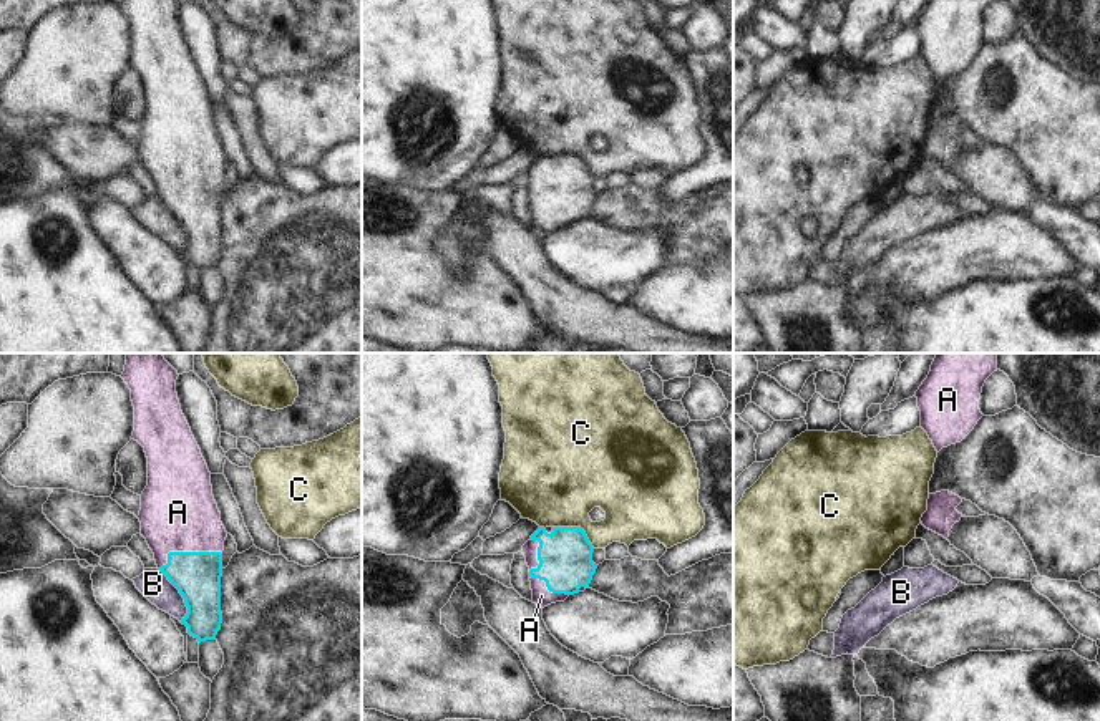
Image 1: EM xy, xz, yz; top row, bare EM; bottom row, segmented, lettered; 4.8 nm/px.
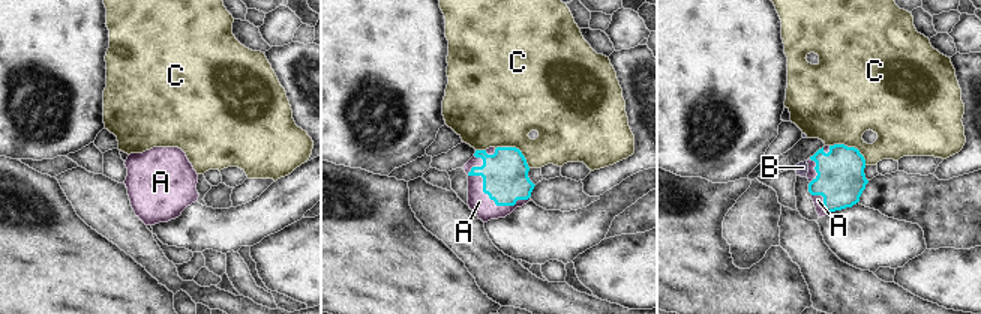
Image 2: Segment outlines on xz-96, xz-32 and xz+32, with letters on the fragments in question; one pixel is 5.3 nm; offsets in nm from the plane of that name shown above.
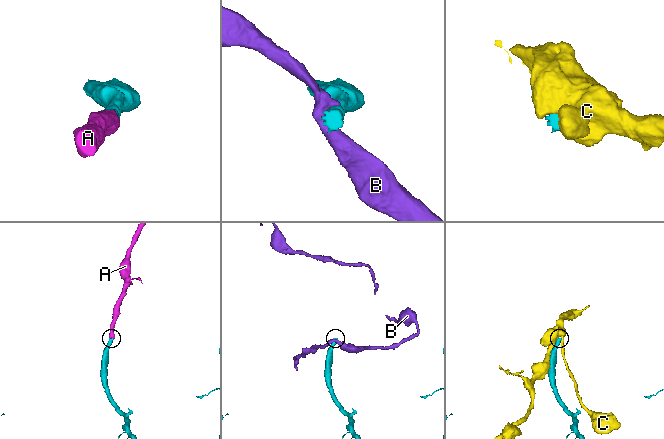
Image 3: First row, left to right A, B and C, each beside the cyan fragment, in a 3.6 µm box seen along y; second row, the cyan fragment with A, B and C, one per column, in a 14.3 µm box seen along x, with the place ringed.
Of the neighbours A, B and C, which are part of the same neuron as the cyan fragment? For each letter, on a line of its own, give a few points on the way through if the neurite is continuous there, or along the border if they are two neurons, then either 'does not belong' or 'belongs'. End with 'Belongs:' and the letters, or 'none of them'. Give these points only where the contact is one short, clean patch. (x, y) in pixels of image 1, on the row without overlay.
A: runs through xy (196, 204), (186, 181), (186, 163), (178, 141); belongs
B: does not belong
C: does not belong
Belongs: A

